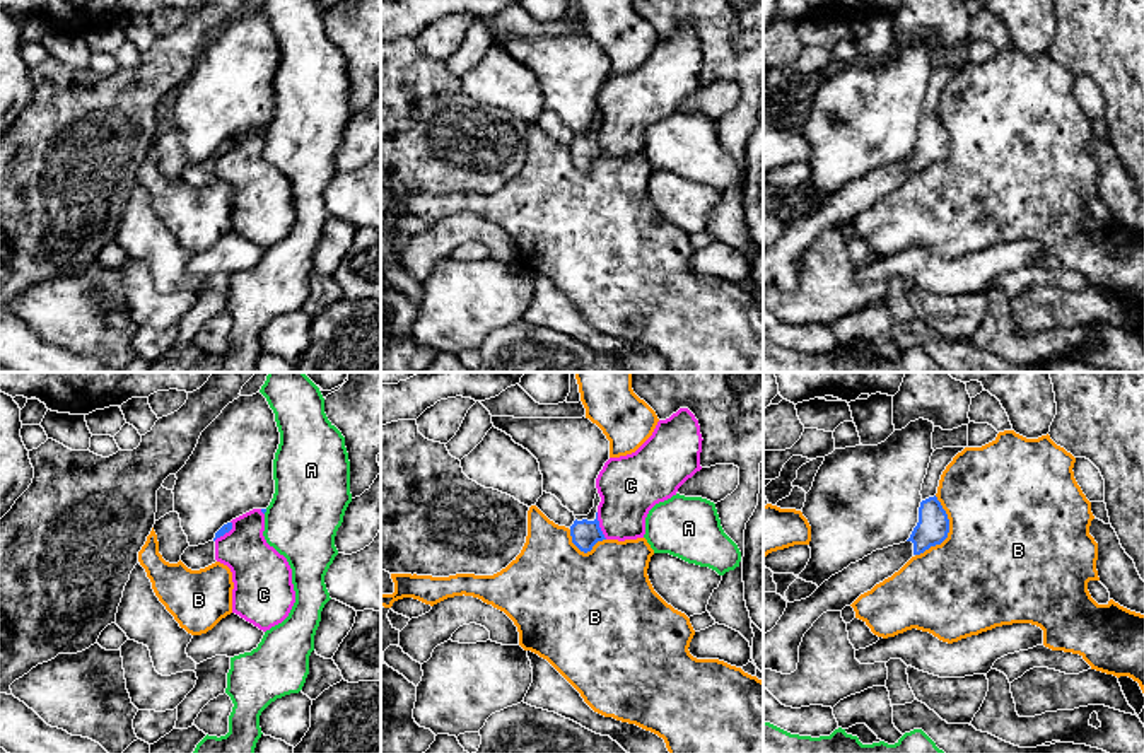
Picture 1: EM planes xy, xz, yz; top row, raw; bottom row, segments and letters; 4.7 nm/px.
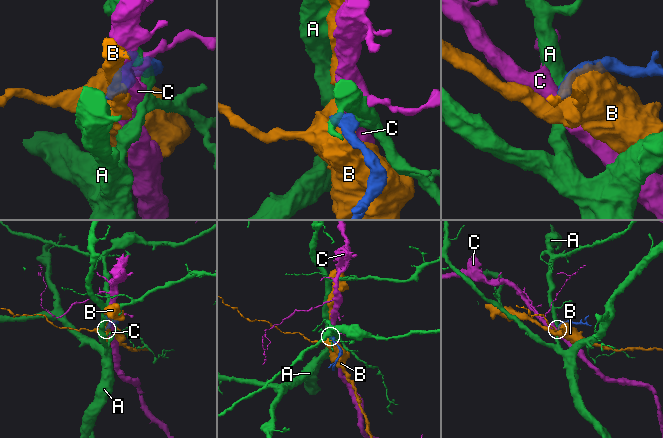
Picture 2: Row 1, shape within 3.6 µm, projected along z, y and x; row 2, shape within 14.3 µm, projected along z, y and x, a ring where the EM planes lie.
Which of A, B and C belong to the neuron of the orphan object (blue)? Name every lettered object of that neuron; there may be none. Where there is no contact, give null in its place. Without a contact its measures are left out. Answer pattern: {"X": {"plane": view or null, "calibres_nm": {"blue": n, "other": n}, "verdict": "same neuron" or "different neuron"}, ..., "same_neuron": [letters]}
{"A": {"plane": "xy", "calibres_nm": {"blue": 20, "other": 360}, "verdict": "different neuron"}, "B": {"plane": "yz", "calibres_nm": {"blue": 150, "other": 500}, "verdict": "different neuron"}, "C": {"plane": "xz", "calibres_nm": {"blue": 130, "other": 300}, "verdict": "different neuron"}, "same_neuron": []}

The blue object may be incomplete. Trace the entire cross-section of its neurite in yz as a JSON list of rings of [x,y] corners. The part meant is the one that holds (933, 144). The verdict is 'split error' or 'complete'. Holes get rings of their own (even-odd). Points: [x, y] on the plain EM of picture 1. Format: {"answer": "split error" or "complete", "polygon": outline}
{"answer": "split error", "polygon": [[[937,114],[920,120],[919,140],[905,161],[876,167],[825,198],[809,215],[787,220],[777,242],[763,253],[763,287],[791,292],[797,287],[804,251],[826,229],[842,229],[861,212],[898,190],[912,174],[941,162],[949,137]]]}

